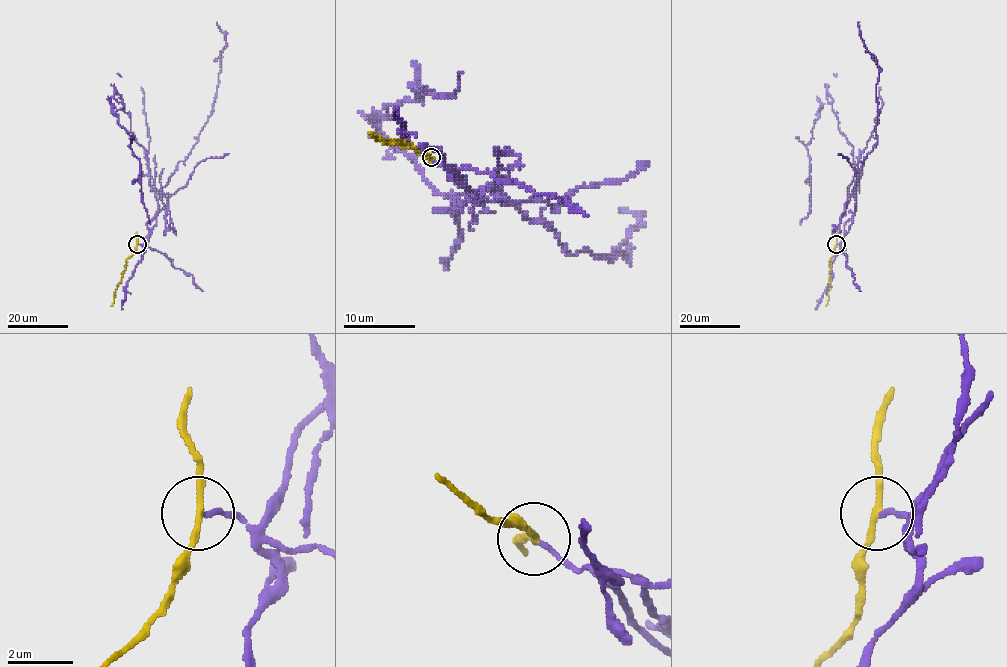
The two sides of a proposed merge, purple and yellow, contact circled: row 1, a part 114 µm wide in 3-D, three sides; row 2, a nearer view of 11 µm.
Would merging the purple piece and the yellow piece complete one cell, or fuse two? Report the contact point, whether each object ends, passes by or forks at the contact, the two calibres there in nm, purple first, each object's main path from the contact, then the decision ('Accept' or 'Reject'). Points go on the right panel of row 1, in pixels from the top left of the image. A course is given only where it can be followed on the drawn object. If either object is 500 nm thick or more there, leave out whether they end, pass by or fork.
Place: (836, 244). At the ring purple ends. At the ring yellow passes by. Thickness 130 nm (purple) against 180 nm. Course of purple: (837, 244), (856, 209), (856, 169), (853, 148), (827, 101), (806, 146), (810, 206), (800, 224). Course of yellow: (836, 244), (830, 260), (826, 306). Reject

